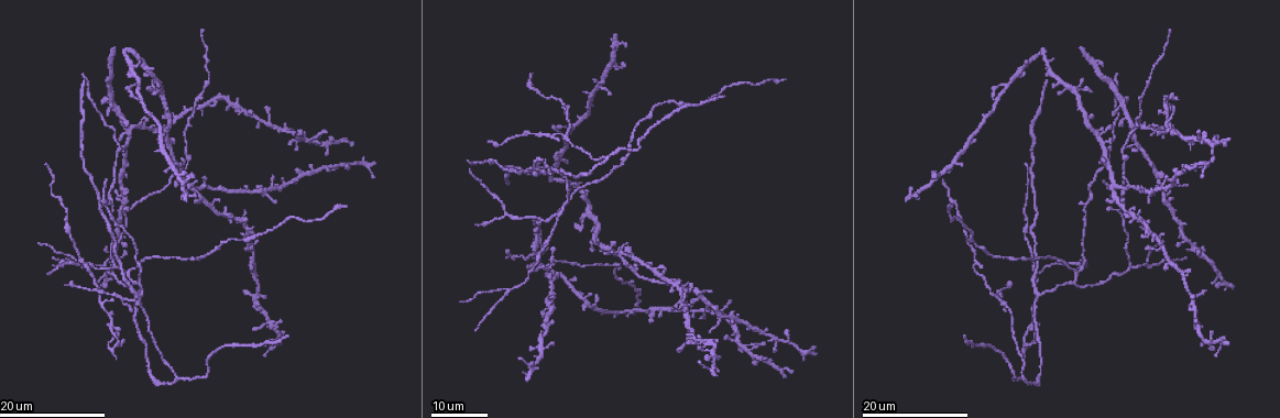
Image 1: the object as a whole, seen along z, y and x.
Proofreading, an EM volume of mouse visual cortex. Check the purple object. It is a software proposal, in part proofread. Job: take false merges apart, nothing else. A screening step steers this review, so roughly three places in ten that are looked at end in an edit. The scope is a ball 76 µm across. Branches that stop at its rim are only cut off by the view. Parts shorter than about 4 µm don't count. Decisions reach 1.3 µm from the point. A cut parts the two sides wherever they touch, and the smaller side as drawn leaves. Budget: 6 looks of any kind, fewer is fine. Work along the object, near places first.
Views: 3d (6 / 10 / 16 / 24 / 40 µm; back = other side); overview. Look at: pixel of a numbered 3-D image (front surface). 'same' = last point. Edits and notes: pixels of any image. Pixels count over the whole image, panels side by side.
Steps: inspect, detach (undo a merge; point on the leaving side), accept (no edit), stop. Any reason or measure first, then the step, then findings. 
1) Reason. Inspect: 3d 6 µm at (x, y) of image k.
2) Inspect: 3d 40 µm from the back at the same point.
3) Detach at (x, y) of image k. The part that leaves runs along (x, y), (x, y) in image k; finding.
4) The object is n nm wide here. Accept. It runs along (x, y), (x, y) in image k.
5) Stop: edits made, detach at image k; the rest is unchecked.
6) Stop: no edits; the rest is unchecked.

Arms part here. Inspect: 3d 24 µm at (529, 275) of image 1.

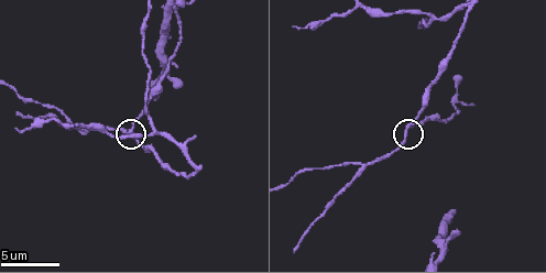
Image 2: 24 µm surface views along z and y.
Inspect: 3d 6 µm at (127, 131) of image 2.

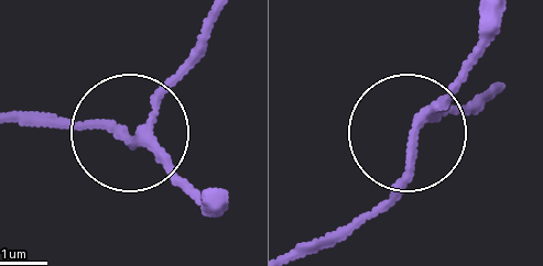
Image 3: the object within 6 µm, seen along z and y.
The side arm is 17 µm long. Accept. It runs along (218, 206), (136, 134), (80, 123) in image 3; continuous, no second neuron.

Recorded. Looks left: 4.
Three arms meet. Inspect: 3d 10 µm at (362, 167) of image 2.

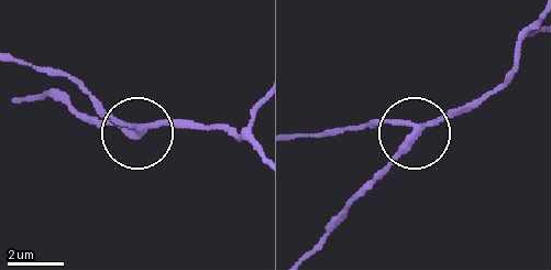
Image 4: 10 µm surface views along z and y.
The side arm is 10 µm long; 3 arms meet here. Accept. All the same neuron.

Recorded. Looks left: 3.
Three arms meet. Inspect: 3d 10 µm at (81, 125) of image 2.

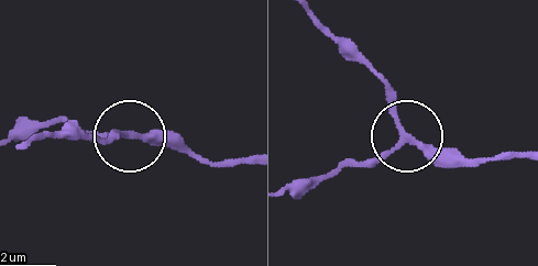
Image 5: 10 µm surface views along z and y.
The object is 180 nm wide here. Accept. It runs along (249, 157), (206, 165), (156, 143), (58, 122) in image 5; all the same neuron.

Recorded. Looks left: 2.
Stop: no edits; the rest is unchecked.

